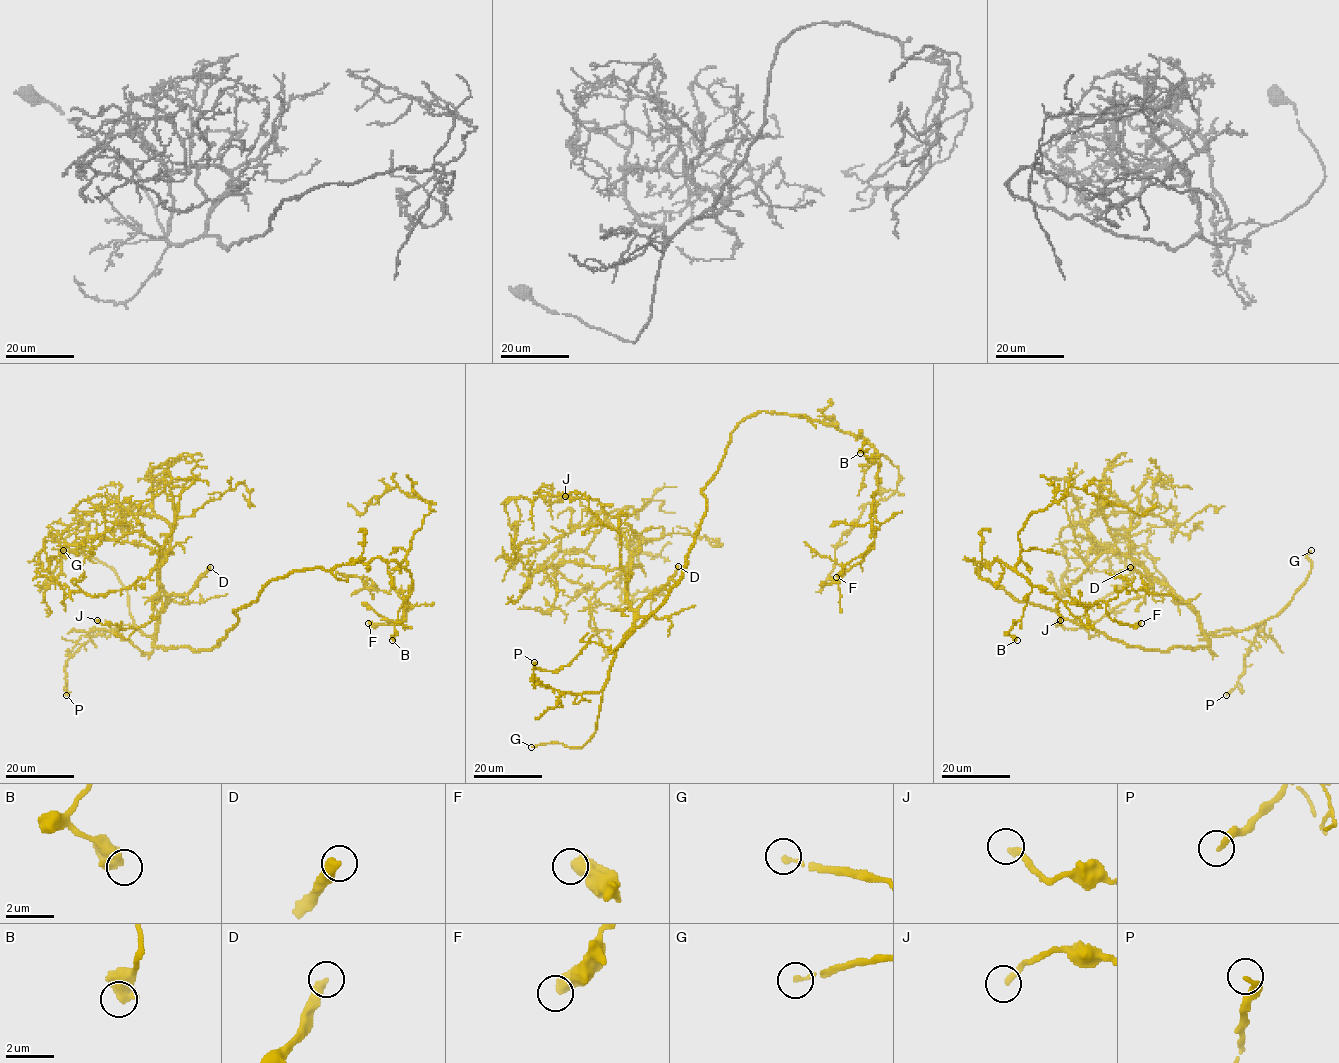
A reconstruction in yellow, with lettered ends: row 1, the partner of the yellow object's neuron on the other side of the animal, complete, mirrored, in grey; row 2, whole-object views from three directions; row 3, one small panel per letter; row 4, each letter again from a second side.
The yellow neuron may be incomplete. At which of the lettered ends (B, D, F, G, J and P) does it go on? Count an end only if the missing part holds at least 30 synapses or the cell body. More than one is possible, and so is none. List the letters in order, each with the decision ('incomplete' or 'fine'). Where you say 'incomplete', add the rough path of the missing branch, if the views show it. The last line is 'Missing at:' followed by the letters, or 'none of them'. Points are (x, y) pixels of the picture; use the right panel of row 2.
B: fine
D: incomplete | (1130, 567), (1093, 543), (1051, 541), (1039, 526), (1042, 529), (1040, 545), (1059, 563), (1079, 573), (1068, 574)
F: fine
G: fine
J: incomplete | (1060, 620), (1064, 614), (1045, 598), (1044, 577), (1036, 570)
P: fine
Missing at: D, J

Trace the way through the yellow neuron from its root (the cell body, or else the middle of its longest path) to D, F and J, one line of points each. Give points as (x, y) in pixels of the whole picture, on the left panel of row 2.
D: (238, 623), (209, 649), (154, 644), (156, 617), (169, 596), (186, 594), (210, 567)
F: (238, 623), (234, 611), (272, 580), (395, 561), (410, 574), (412, 606), (407, 601), (399, 621), (368, 623)
J: (238, 623), (209, 649), (157, 648), (156, 617), (166, 602), (159, 582), (147, 623), (120, 629), (97, 620)

